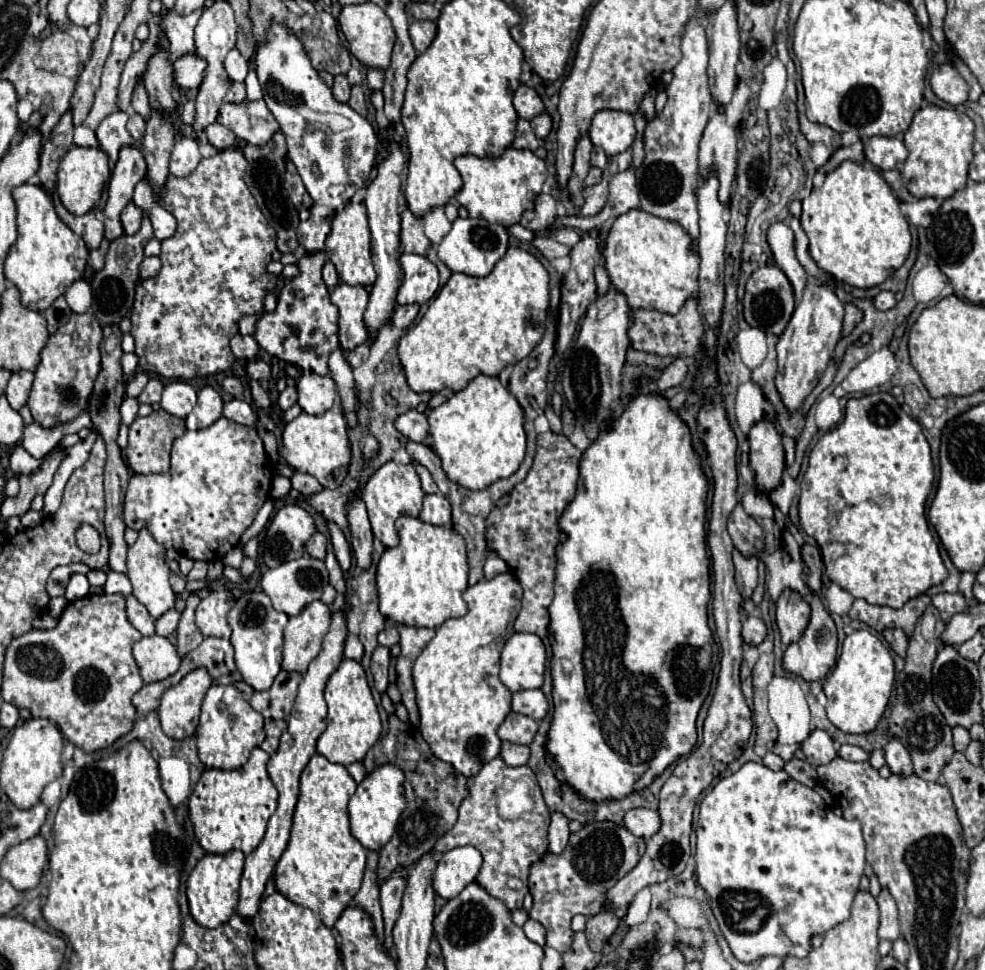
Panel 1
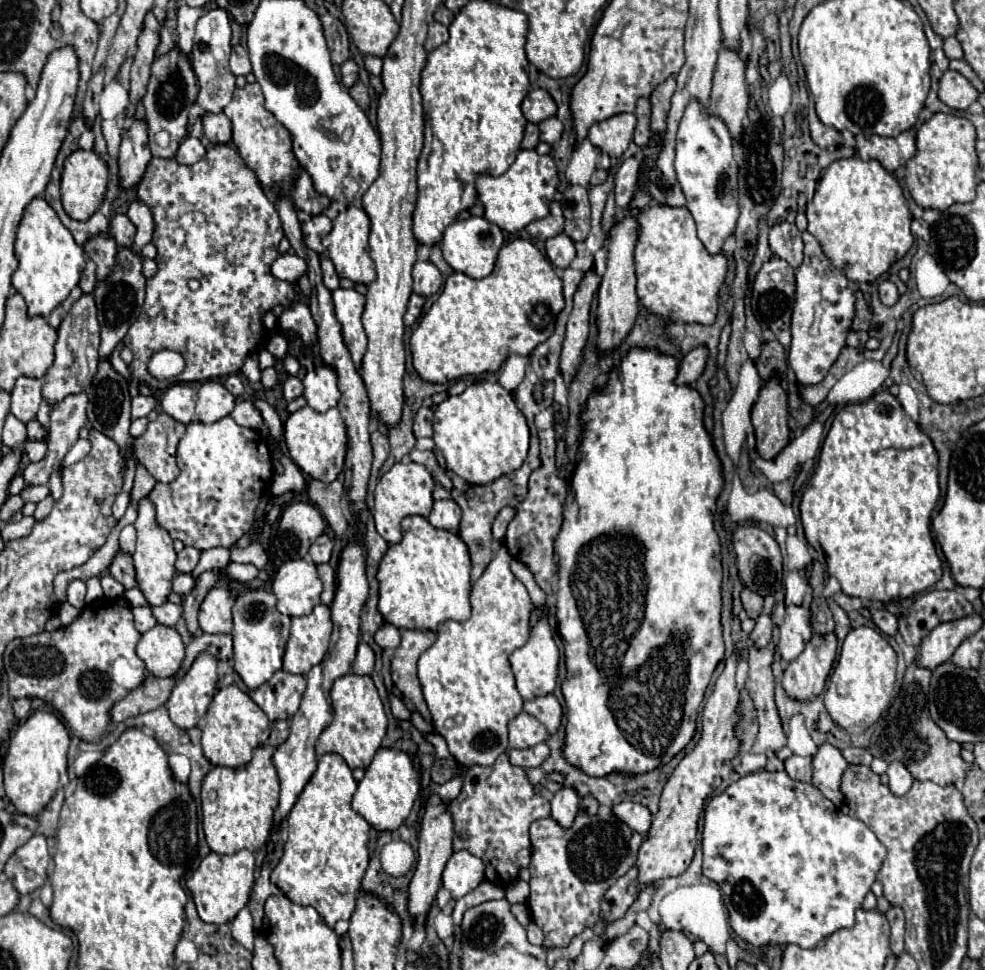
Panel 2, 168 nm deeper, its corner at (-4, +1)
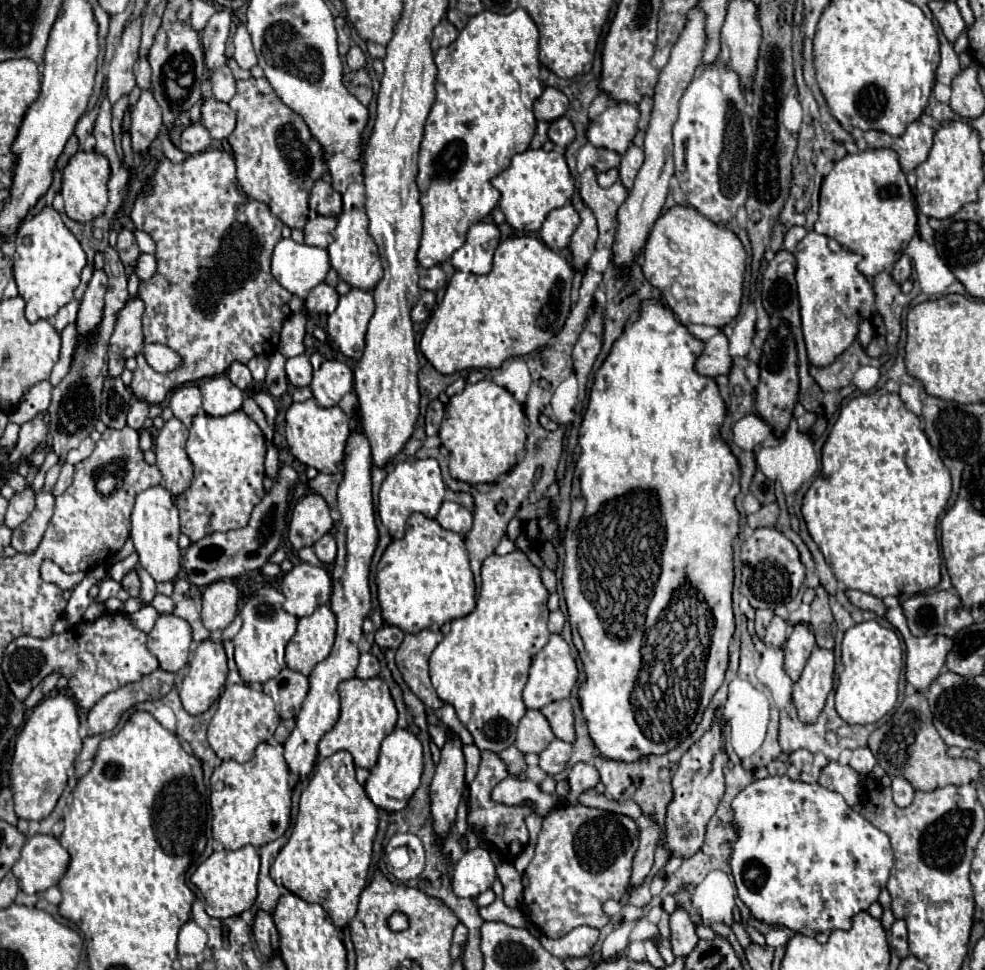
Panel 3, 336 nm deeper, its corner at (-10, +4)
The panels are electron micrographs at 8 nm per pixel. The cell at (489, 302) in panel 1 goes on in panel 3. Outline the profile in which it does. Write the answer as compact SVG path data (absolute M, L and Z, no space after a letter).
M534 236L502 240L494 252L494 268L484 276L454 272L446 286L444 300L432 312L430 322L420 340L420 350L440 374L454 374L466 368L500 368L504 360L526 356L554 338L572 306L572 278L574 270L568 260L550 250Z

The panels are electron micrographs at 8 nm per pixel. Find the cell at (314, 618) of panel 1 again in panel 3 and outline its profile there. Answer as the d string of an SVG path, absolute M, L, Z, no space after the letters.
M320 606L312 616L298 620L298 630L286 646L286 664L304 676L322 662L334 644L336 618L328 606Z

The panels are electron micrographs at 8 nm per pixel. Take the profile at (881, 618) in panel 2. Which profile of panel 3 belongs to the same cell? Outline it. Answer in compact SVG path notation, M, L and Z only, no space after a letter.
M846 590L846 596L848 596L848 600L850 600L856 608L860 608L860 610L870 610L870 612L876 612L878 616L884 616L886 606L884 606L884 602L882 602L880 598L870 596L870 594L864 594L864 592L860 592L860 590Z

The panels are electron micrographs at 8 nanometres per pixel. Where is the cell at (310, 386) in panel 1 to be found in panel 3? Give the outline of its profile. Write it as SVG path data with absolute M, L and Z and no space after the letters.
M326 360L314 372L310 390L320 406L330 408L336 406L340 398L352 390L352 386L354 386L354 374L350 366L338 360Z

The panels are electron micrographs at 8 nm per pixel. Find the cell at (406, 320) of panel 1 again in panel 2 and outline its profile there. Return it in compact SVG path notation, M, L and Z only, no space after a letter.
M412 295L412 297L410 297L408 311L406 311L406 315L404 315L404 323L406 323L408 327L414 325L416 319L420 317L420 313L422 313L422 305L424 305L424 297L420 297L420 295Z

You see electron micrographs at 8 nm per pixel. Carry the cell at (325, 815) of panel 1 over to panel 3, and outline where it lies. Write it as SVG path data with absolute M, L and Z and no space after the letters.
M340 750L322 762L318 762L314 776L310 778L310 784L302 792L300 798L300 810L294 824L294 830L286 842L286 846L276 856L274 864L270 866L270 876L276 884L282 884L292 894L300 896L306 902L320 904L328 916L332 918L334 926L338 930L346 928L348 922L354 918L360 894L368 880L368 868L372 858L372 842L378 832L378 808L372 804L372 800L366 796L364 788L356 782L356 766L352 762L350 752Z

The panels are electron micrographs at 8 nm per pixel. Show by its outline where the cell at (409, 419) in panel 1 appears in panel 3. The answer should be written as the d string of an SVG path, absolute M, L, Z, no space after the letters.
M440 400L430 402L430 406L426 410L426 434L428 436L438 434L438 428L440 428L442 418L444 418L444 404Z

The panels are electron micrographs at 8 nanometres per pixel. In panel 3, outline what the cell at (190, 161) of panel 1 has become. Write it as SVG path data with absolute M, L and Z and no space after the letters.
M194 122L188 128L184 128L180 136L180 150L186 154L198 154L208 150L210 142L212 142L210 132L200 122Z

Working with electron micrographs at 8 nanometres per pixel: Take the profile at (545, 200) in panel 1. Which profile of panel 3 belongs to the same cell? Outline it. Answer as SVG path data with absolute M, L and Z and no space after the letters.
M566 204L566 206L556 208L548 214L546 222L540 228L540 238L544 240L544 244L550 250L560 252L560 250L568 248L570 238L572 238L578 224L580 224L578 212L574 210L572 204Z

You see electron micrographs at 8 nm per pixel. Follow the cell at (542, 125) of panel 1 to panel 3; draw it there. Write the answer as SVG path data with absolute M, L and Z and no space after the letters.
M558 118L554 122L550 122L550 128L548 128L548 138L560 146L560 148L566 148L568 144L572 144L574 140L574 126L568 118Z

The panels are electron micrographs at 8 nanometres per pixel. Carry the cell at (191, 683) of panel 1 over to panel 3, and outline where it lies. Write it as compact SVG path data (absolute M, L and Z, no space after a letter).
M214 640L200 642L190 662L188 676L180 686L180 698L184 710L194 716L206 712L218 700L226 676L228 666L222 642Z

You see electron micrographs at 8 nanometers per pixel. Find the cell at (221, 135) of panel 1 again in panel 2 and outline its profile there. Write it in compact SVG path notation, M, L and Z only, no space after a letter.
M208 113L202 117L204 135L210 139L210 143L230 143L232 141L232 123L224 113Z

